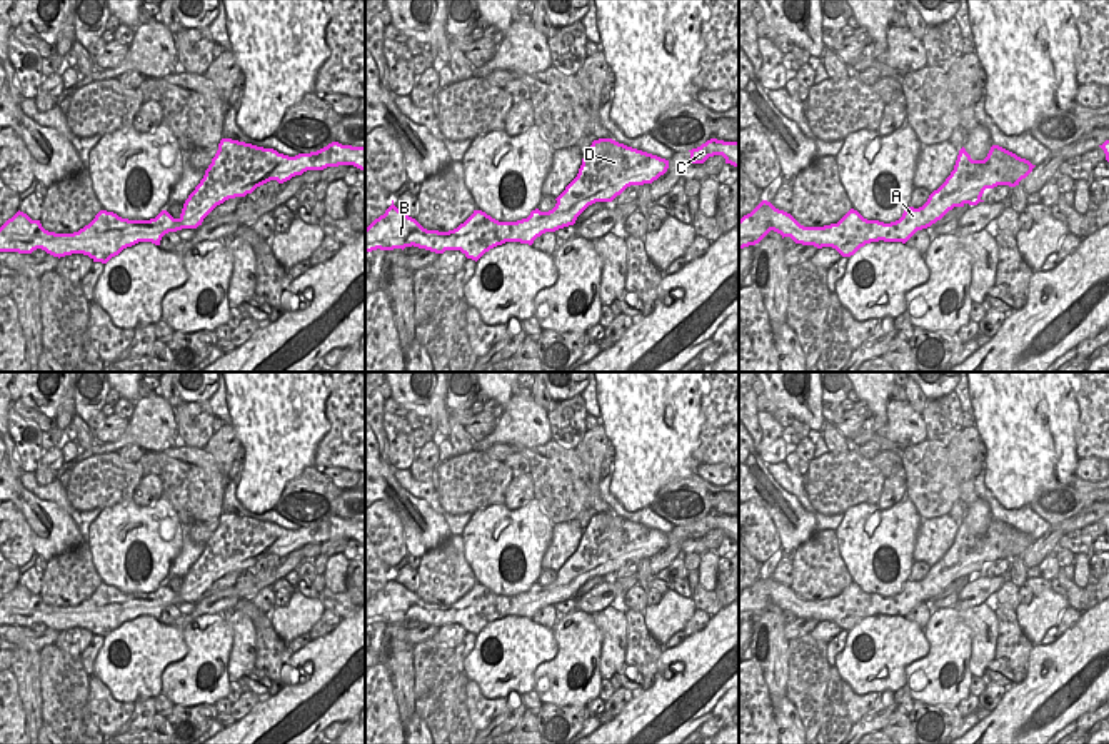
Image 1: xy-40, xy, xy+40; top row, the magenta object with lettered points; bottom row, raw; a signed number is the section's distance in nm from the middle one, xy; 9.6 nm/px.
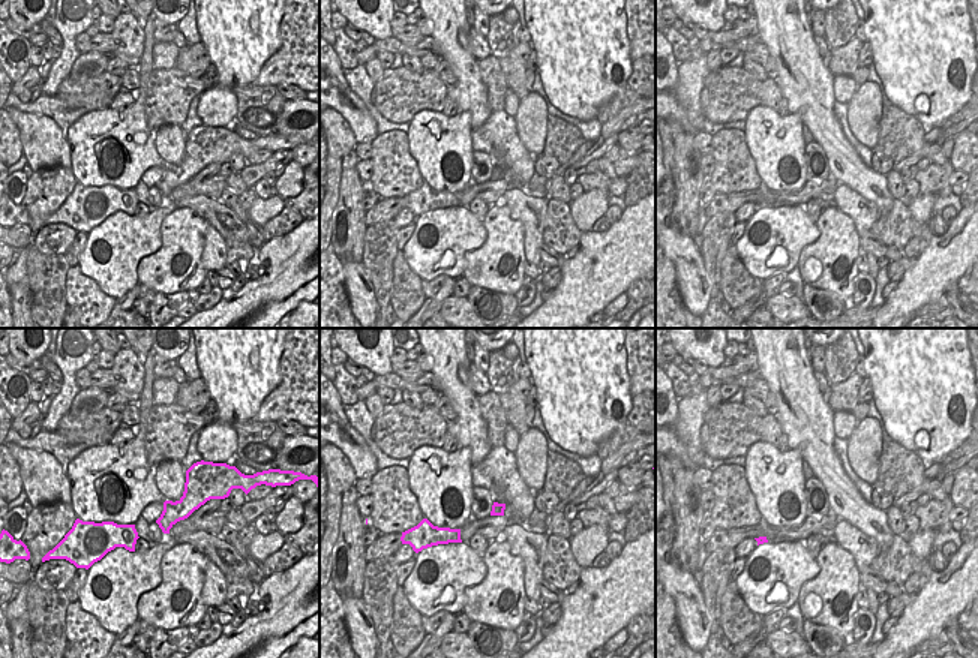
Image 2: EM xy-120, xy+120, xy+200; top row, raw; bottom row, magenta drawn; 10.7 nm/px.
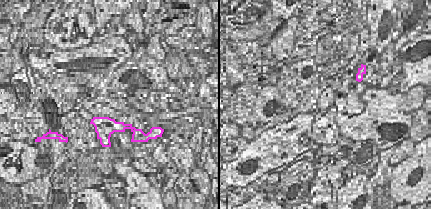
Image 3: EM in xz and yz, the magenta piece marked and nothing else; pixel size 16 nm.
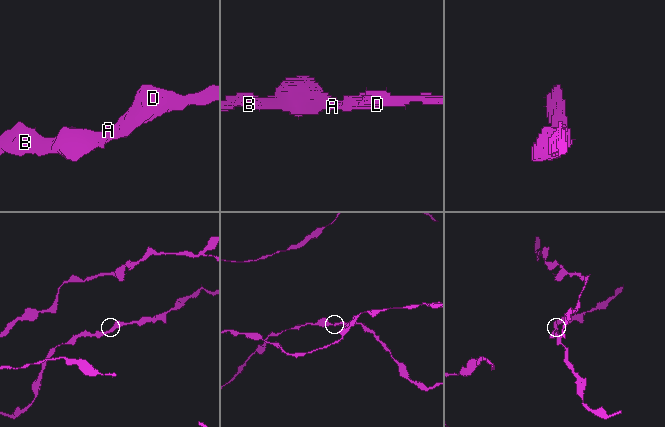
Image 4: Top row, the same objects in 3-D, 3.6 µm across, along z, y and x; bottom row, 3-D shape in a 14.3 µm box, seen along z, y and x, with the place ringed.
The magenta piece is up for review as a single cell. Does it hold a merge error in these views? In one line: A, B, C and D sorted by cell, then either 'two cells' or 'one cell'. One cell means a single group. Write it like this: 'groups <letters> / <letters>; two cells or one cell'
groups A B C D; one cell

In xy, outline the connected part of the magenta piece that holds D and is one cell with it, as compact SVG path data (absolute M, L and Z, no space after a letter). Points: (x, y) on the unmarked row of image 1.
M612 512L594 514L582 532L577 550L555 572L549 586L532 584L527 592L499 596L482 584L449 606L427 604L415 592L392 579L365 602L365 627L419 621L435 627L460 624L479 634L505 616L532 619L545 606L574 599L577 591L595 576L612 576L630 559L652 557L669 542L669 534L627 520Z

